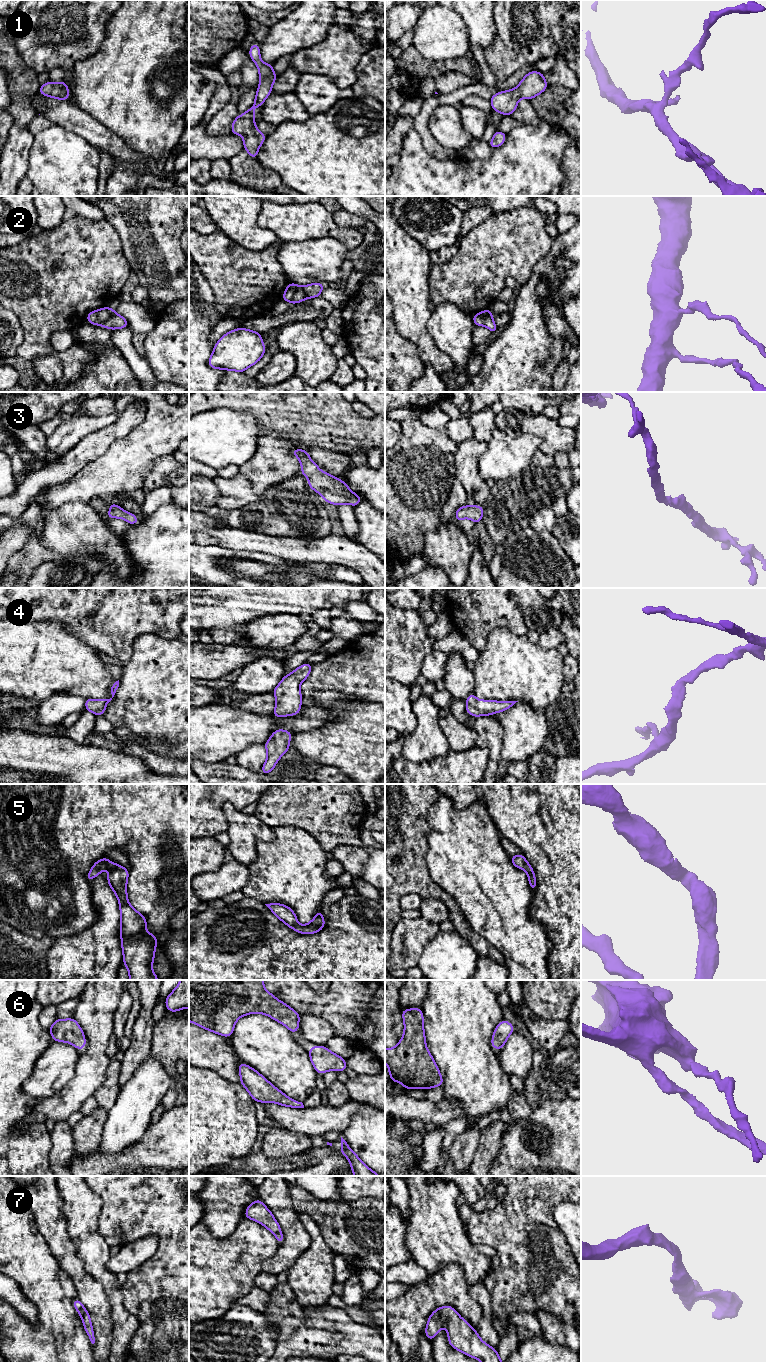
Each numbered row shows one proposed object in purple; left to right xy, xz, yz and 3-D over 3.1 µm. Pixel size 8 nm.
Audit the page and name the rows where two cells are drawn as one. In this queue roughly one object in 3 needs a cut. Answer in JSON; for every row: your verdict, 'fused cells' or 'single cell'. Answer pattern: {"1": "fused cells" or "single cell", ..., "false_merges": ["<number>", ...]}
{"1": "single cell", "2": "fused cells", "3": "single cell", "4": "single cell", "5": "single cell", "6": "single cell", "7": "single cell", "false_merges": ["2"]}

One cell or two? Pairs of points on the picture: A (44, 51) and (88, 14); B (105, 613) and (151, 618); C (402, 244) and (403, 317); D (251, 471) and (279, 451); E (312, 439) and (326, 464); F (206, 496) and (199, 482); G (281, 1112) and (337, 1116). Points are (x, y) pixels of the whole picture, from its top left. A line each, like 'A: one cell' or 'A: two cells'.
A: one cell
B: one cell
C: one cell
D: one cell
E: two cells
F: one cell
G: one cell

